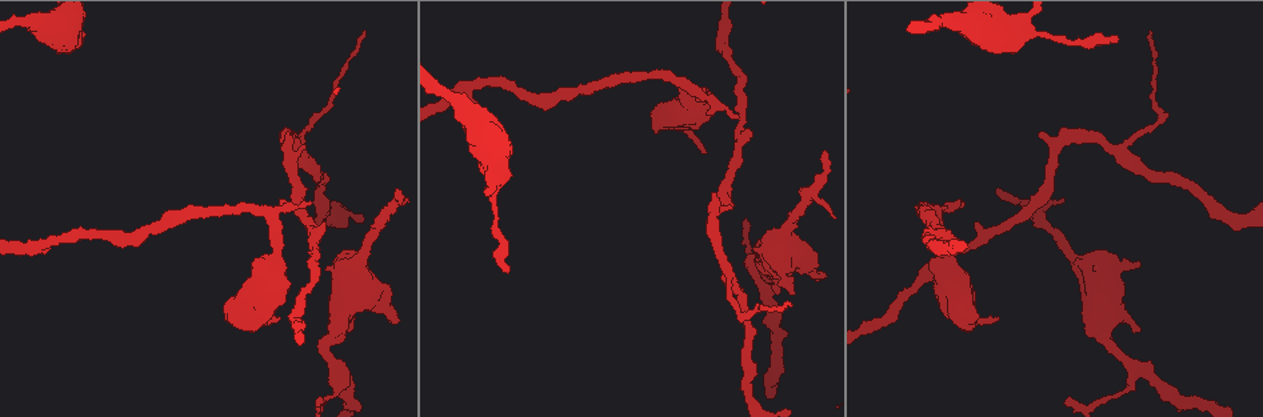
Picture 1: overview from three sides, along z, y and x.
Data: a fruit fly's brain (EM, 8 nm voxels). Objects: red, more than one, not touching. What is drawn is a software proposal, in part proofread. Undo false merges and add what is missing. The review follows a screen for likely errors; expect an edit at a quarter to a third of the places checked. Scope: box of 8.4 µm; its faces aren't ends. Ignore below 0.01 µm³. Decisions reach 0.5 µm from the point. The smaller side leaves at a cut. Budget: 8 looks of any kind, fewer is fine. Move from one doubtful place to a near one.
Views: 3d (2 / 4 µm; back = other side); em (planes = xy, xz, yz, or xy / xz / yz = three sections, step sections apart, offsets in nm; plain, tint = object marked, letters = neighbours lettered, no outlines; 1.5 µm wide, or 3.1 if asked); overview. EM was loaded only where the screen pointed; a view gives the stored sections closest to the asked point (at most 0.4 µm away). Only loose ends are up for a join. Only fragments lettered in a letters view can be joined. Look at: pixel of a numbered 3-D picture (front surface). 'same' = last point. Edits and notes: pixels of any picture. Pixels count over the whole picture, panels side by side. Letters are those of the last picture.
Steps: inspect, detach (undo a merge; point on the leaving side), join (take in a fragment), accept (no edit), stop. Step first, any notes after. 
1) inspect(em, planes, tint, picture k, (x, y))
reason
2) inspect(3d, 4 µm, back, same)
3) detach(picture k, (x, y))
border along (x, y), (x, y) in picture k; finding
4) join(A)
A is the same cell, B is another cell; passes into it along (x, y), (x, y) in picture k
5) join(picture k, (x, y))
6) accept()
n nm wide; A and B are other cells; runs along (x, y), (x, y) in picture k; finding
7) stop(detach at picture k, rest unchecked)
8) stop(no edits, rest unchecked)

inspect(em, planes, letters, picture 1, (360, 35))
branch stops here

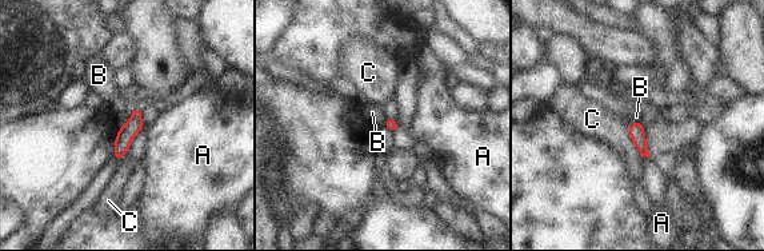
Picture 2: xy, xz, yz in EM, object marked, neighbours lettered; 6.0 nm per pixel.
accept()
70 nm wide; A, B and C are other cells; border along (131, 116), (119, 130) in picture 2; no lettered fragment goes on from it

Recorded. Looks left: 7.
inspect(em, 3.1 µm, planes, plain, picture 1, (1023, 31))
a narrow waist

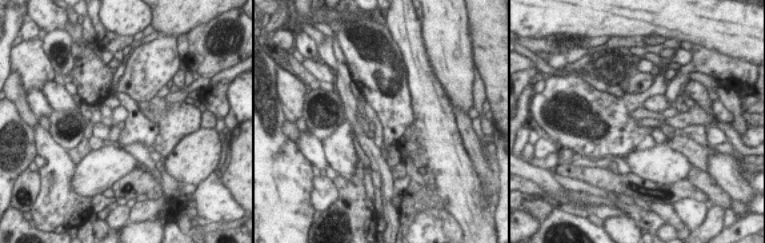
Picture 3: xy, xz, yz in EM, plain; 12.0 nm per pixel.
inspect(em, 3.1 µm, planes, letters, same)
see the neighbours

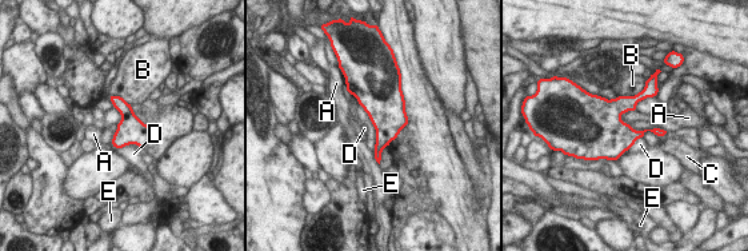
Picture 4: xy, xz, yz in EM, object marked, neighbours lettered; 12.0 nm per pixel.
accept()
340 nm wide; A, B, C, D and E are other cells; all the same neuron

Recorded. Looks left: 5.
inspect(3d, 4 µm, picture 1, (270, 219))
abrupt turn

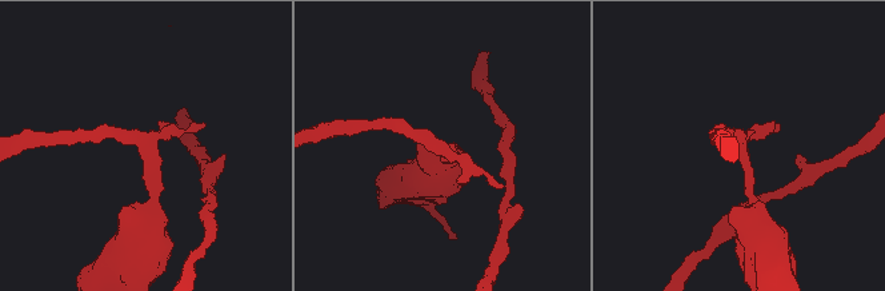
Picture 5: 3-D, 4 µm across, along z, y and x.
inspect(em, xz, step 4, plain, picture 5, (445, 152))

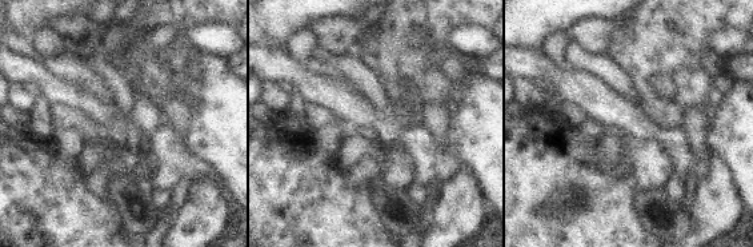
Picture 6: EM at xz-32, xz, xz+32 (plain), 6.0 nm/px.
inspect(em, xz, step 4, letters, same)
what lies round it

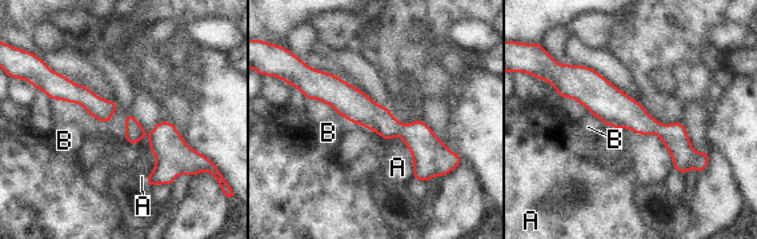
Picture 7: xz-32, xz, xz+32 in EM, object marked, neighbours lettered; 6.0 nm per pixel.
accept()
A and B are other cells; border along (617, 127), (655, 134), (673, 168) in picture 7; one neuron here

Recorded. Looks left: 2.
stop(no edits, rest unchecked)

